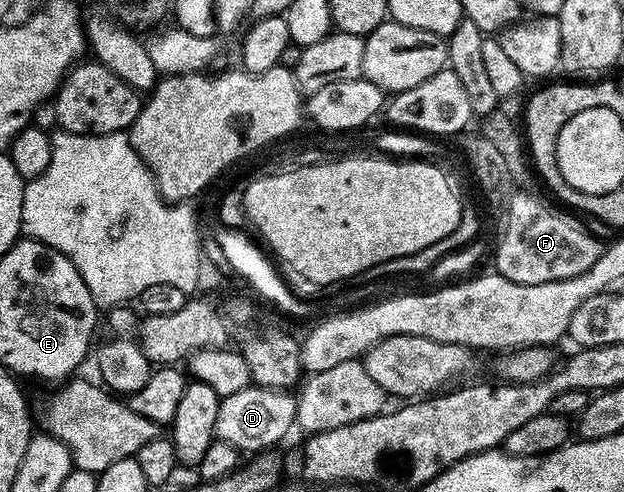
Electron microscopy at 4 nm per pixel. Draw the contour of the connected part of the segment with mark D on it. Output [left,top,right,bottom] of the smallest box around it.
[216,384,296,452]

